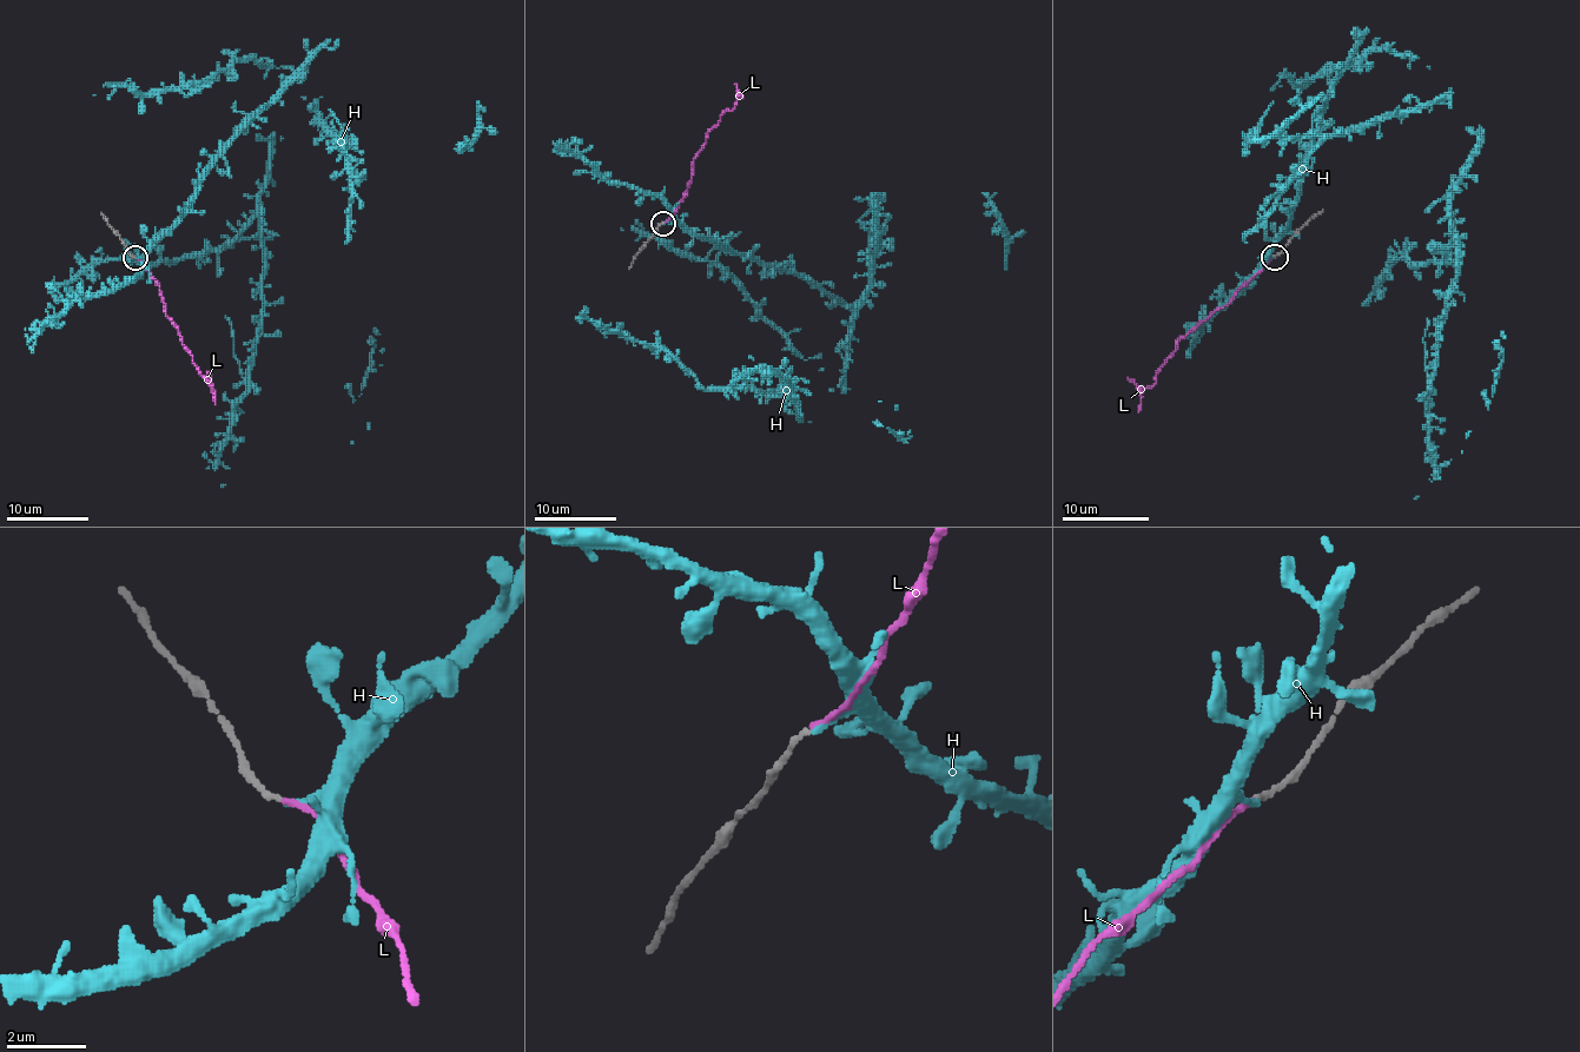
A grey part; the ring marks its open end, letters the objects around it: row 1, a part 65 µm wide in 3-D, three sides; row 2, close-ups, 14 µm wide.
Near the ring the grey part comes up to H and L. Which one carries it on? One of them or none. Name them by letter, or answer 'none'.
L

